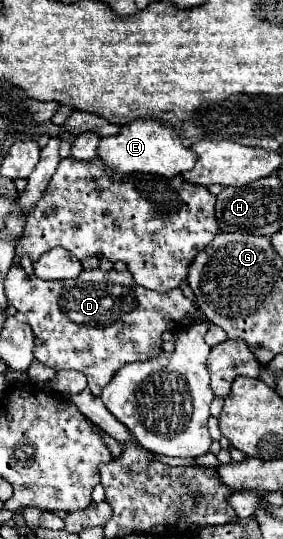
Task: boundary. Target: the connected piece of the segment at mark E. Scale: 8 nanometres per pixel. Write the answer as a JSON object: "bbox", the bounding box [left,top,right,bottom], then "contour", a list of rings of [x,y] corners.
{"bbox":[97,119,195,177],"contour":[[[139,119],[131,125],[123,125],[117,135],[105,137],[99,143],[97,157],[109,165],[109,169],[115,169],[119,173],[153,173],[161,177],[175,177],[195,165],[195,153],[181,145],[181,137],[169,129],[163,127],[159,121],[151,119]]]}

